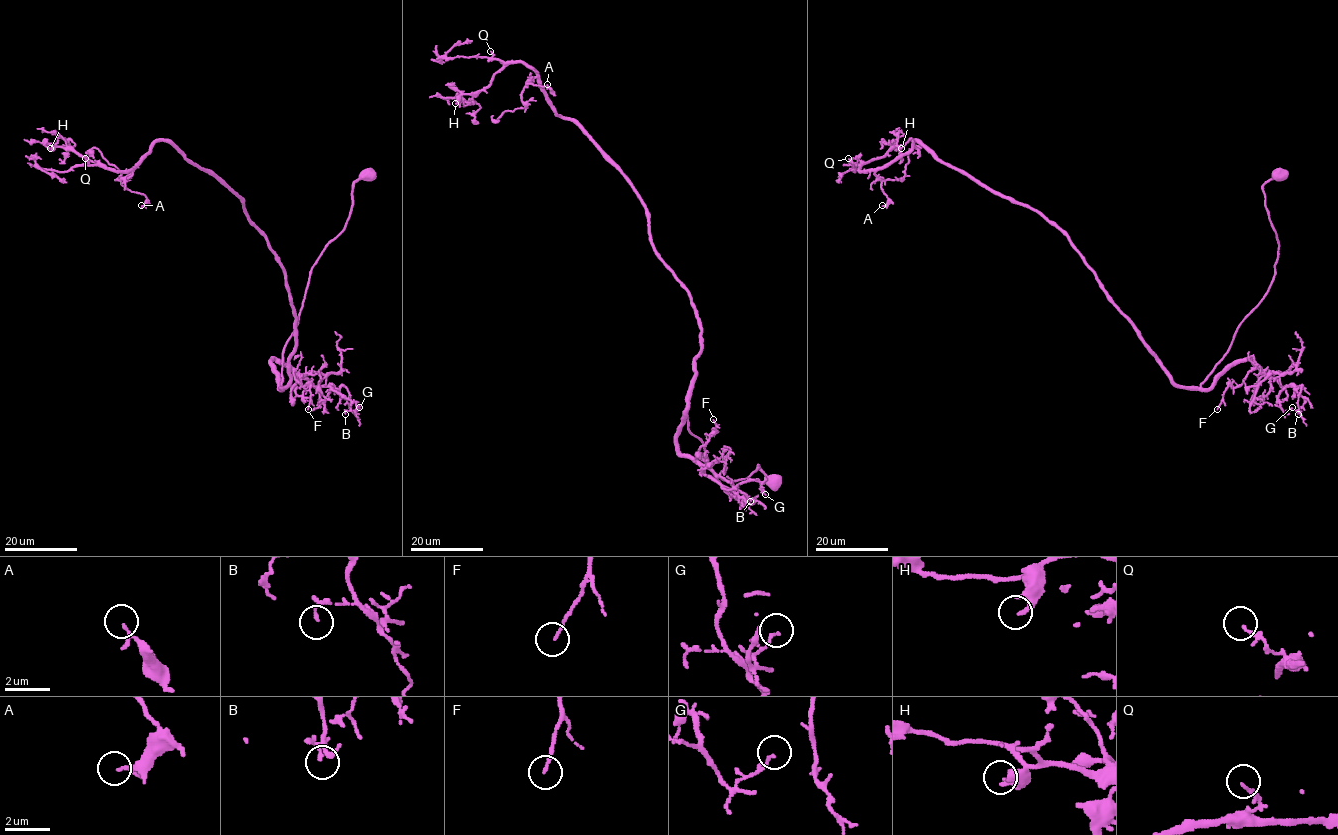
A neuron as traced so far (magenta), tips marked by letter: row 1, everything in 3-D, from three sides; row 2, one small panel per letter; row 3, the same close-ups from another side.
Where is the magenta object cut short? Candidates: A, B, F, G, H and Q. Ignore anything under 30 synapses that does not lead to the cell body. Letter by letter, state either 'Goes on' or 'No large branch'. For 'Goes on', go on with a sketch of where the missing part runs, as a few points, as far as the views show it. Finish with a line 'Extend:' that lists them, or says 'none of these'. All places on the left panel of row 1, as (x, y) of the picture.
A: No large branch
B: No large branch
F: No large branch
G: No large branch
H: No large branch
Q: No large branch
Extend: none of these

